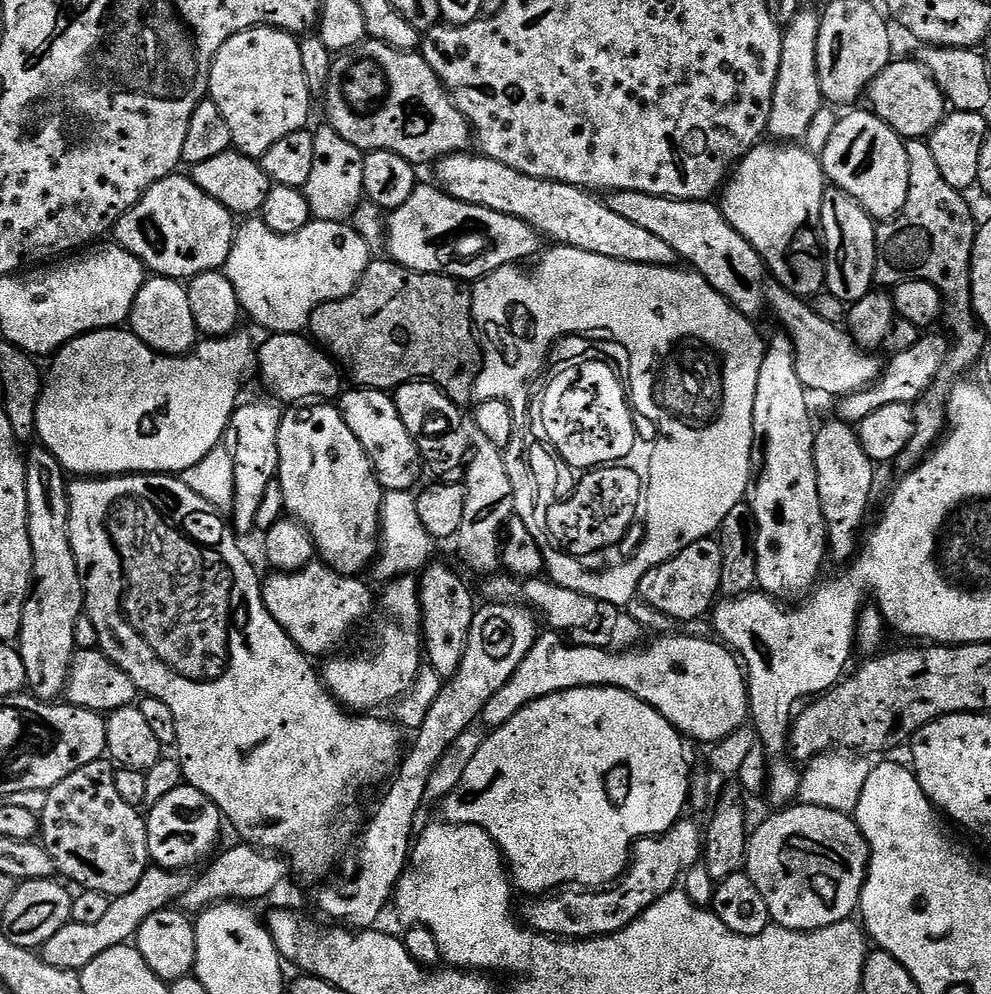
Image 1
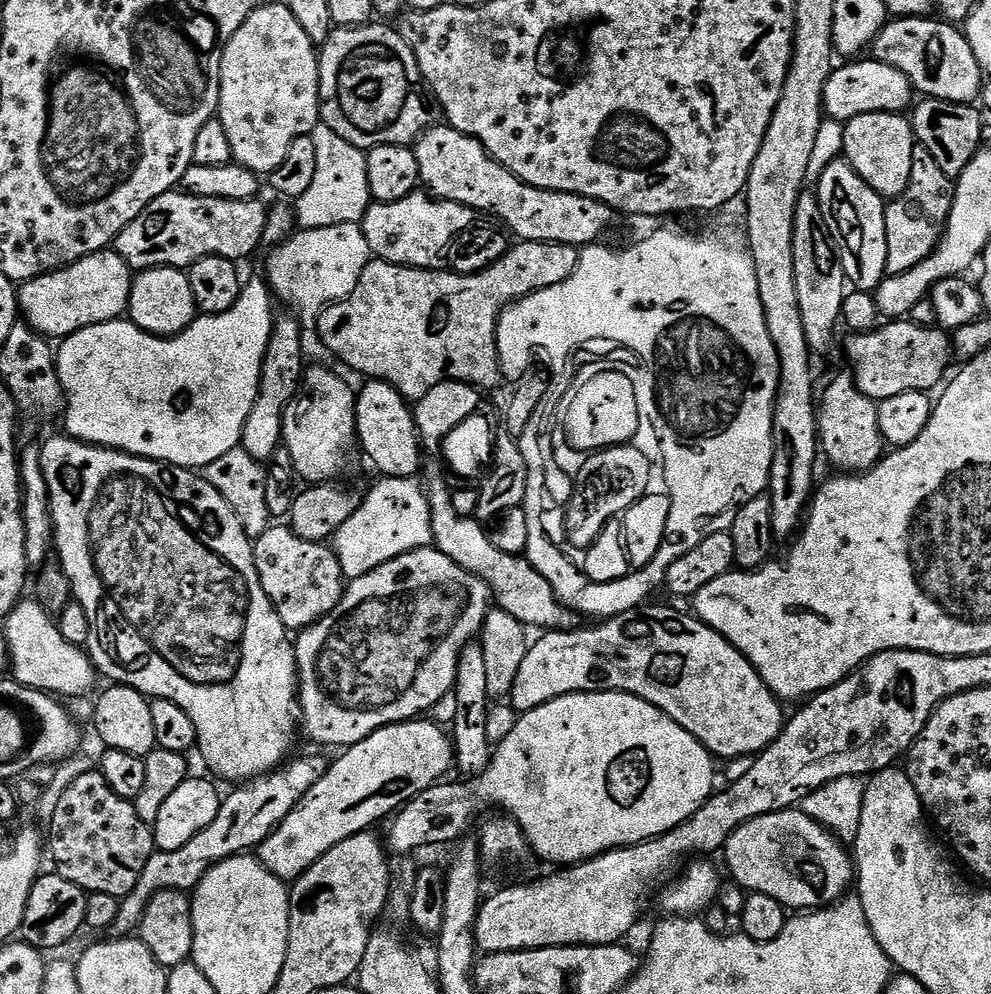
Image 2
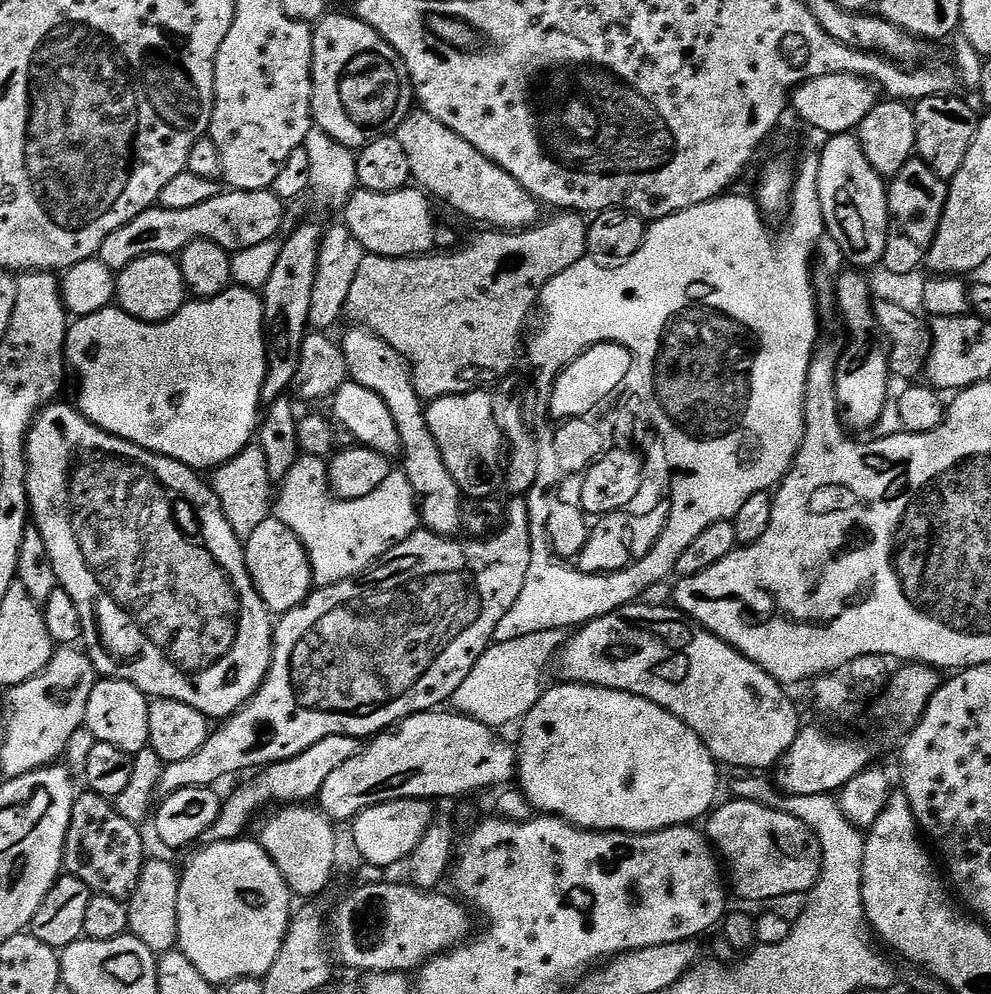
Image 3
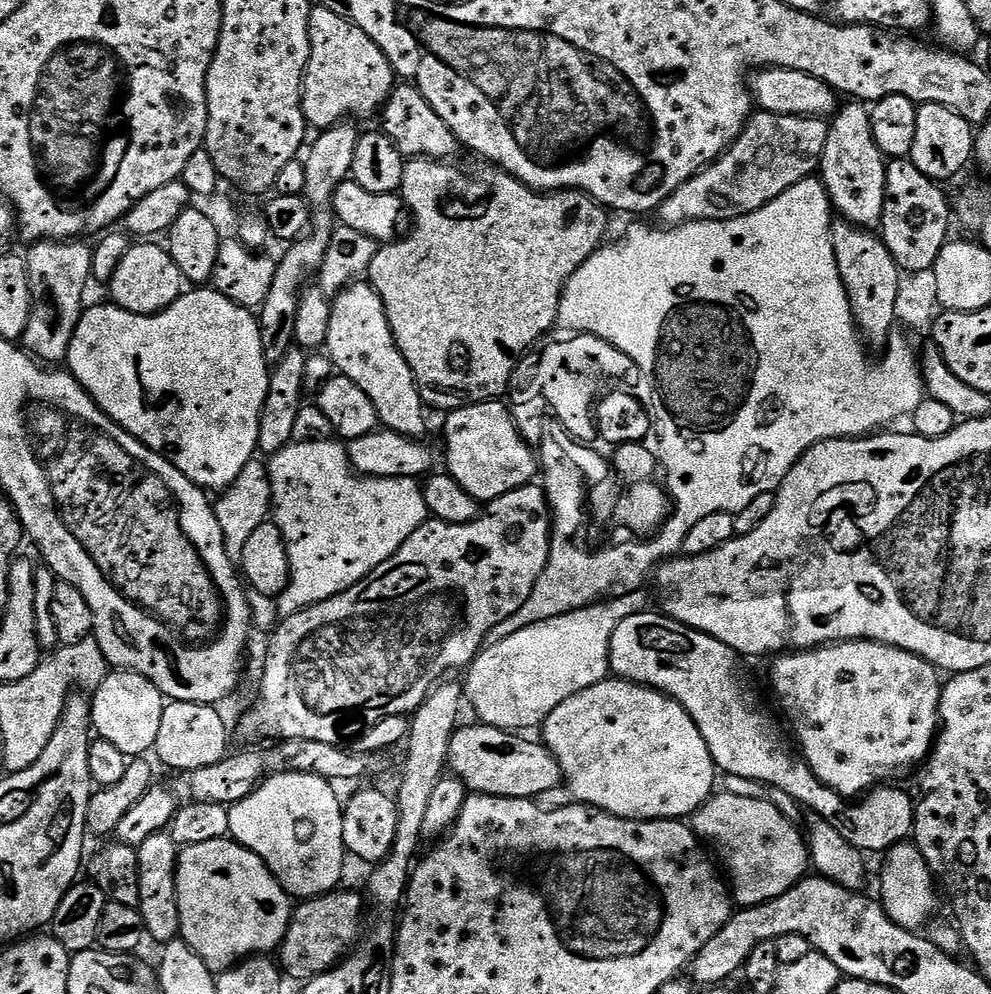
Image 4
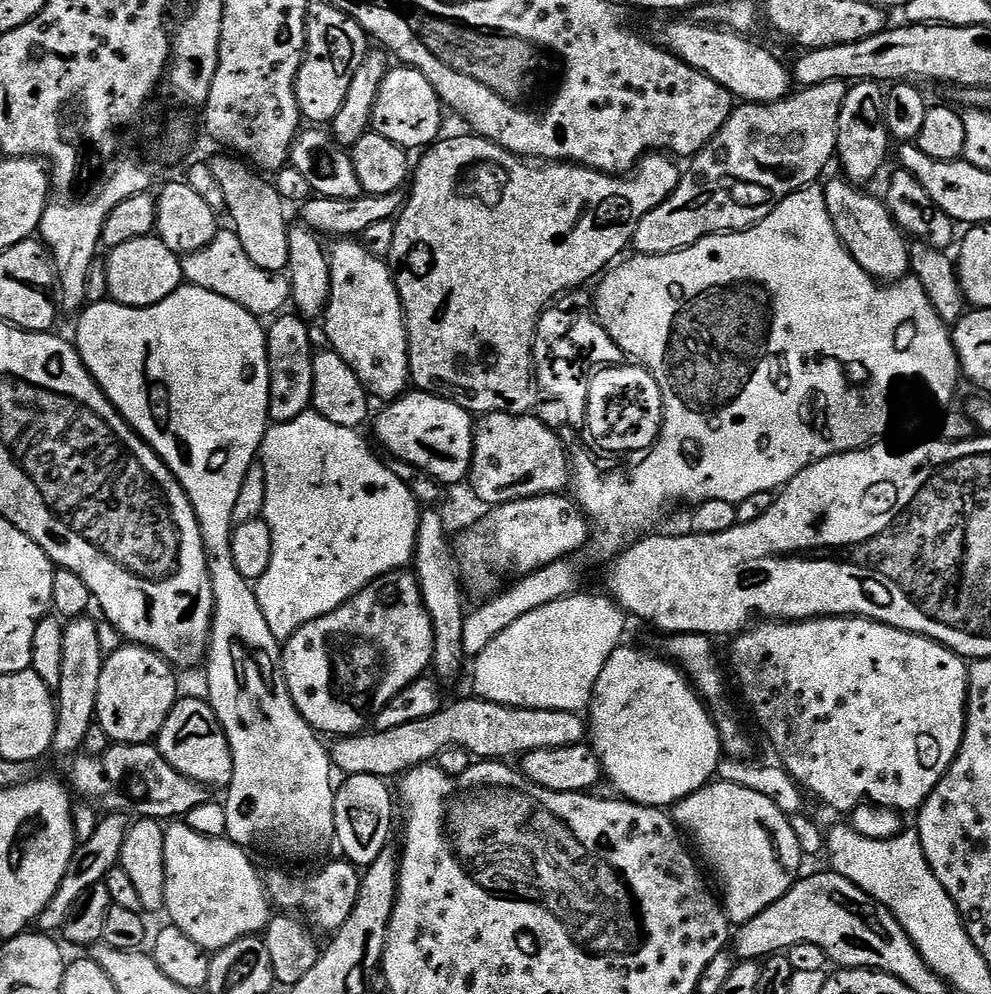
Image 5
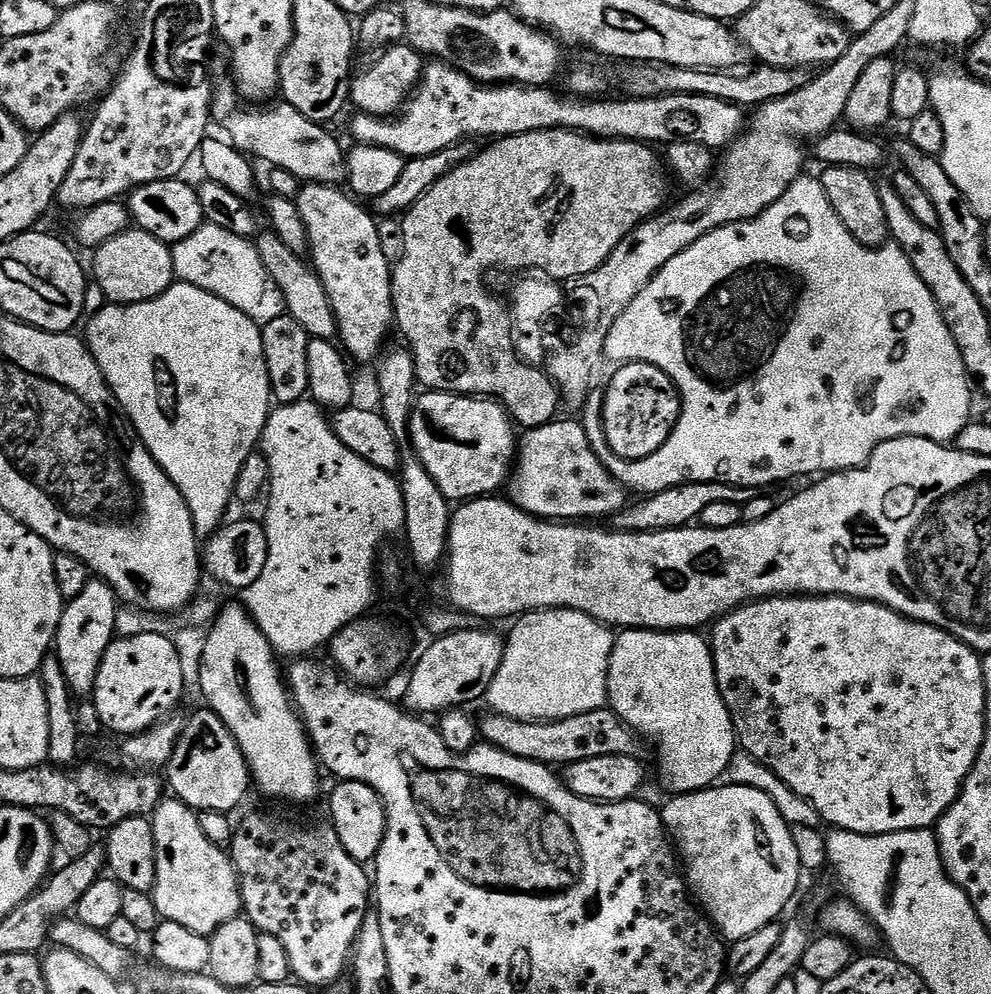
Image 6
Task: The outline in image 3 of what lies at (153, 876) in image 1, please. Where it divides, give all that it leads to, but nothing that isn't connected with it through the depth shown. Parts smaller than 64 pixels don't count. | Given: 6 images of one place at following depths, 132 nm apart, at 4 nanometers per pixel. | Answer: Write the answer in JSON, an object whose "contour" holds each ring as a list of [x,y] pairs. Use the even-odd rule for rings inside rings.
{"contour":[[[335,735],[334,738],[326,738],[310,746],[310,750],[294,758],[268,765],[258,775],[255,775],[258,777],[238,789],[229,800],[223,801],[220,817],[208,829],[207,839],[212,842],[241,839],[247,833],[244,831],[251,826],[256,812],[270,807],[271,804],[300,806],[305,802],[315,801],[327,778],[330,778],[330,775],[334,774],[334,771],[338,770],[343,763],[348,762],[350,758],[357,757],[364,749],[364,745],[365,743],[357,737]]]}

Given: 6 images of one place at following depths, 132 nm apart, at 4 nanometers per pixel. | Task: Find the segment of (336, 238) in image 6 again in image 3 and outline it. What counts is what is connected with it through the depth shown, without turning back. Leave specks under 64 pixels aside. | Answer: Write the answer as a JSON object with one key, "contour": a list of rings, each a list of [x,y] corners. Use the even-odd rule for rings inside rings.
{"contour":[[[356,326],[351,330],[353,332],[346,333],[342,339],[346,370],[351,383],[366,386],[366,390],[374,390],[374,394],[378,394],[378,398],[390,406],[394,426],[398,426],[400,456],[404,460],[402,471],[416,495],[420,524],[439,536],[459,537],[460,528],[462,532],[462,493],[450,470],[446,470],[446,462],[442,462],[442,450],[438,450],[434,434],[430,434],[424,413],[426,404],[414,390],[412,373],[407,363],[384,340],[366,328]]]}

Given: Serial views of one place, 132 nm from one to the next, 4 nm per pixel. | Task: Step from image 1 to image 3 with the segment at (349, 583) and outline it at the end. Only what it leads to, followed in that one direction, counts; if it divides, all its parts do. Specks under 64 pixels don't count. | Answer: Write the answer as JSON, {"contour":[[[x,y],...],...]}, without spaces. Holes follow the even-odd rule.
{"contour":[[[266,519],[250,534],[244,544],[244,561],[269,613],[290,612],[304,603],[314,591],[310,558],[294,530],[278,519]]]}

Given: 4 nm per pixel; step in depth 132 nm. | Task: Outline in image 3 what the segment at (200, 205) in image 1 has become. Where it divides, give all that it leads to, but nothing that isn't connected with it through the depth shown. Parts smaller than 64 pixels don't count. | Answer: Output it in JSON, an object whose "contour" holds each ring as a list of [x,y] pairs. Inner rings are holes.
{"contour":[[[235,190],[221,191],[220,195],[210,198],[210,202],[202,202],[202,206],[190,206],[190,210],[166,210],[159,206],[148,208],[138,218],[134,218],[126,226],[114,230],[102,242],[98,253],[98,259],[114,274],[119,274],[123,268],[130,266],[138,258],[147,256],[171,256],[183,252],[186,246],[193,244],[195,240],[209,240],[218,246],[222,246],[230,254],[250,250],[250,246],[262,246],[269,240],[275,240],[281,234],[280,227],[284,224],[285,201],[277,198],[270,190],[263,192],[238,192]]]}

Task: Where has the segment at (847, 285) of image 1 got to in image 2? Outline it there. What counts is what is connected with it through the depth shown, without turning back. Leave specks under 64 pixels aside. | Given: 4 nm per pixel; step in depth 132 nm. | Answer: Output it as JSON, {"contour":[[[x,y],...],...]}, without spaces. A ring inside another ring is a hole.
{"contour":[[[843,158],[833,160],[830,166],[824,168],[823,174],[820,175],[819,181],[815,185],[814,195],[820,204],[824,230],[831,239],[832,247],[836,249],[836,258],[844,271],[845,281],[857,292],[875,293],[886,275],[885,197],[879,196]]]}

